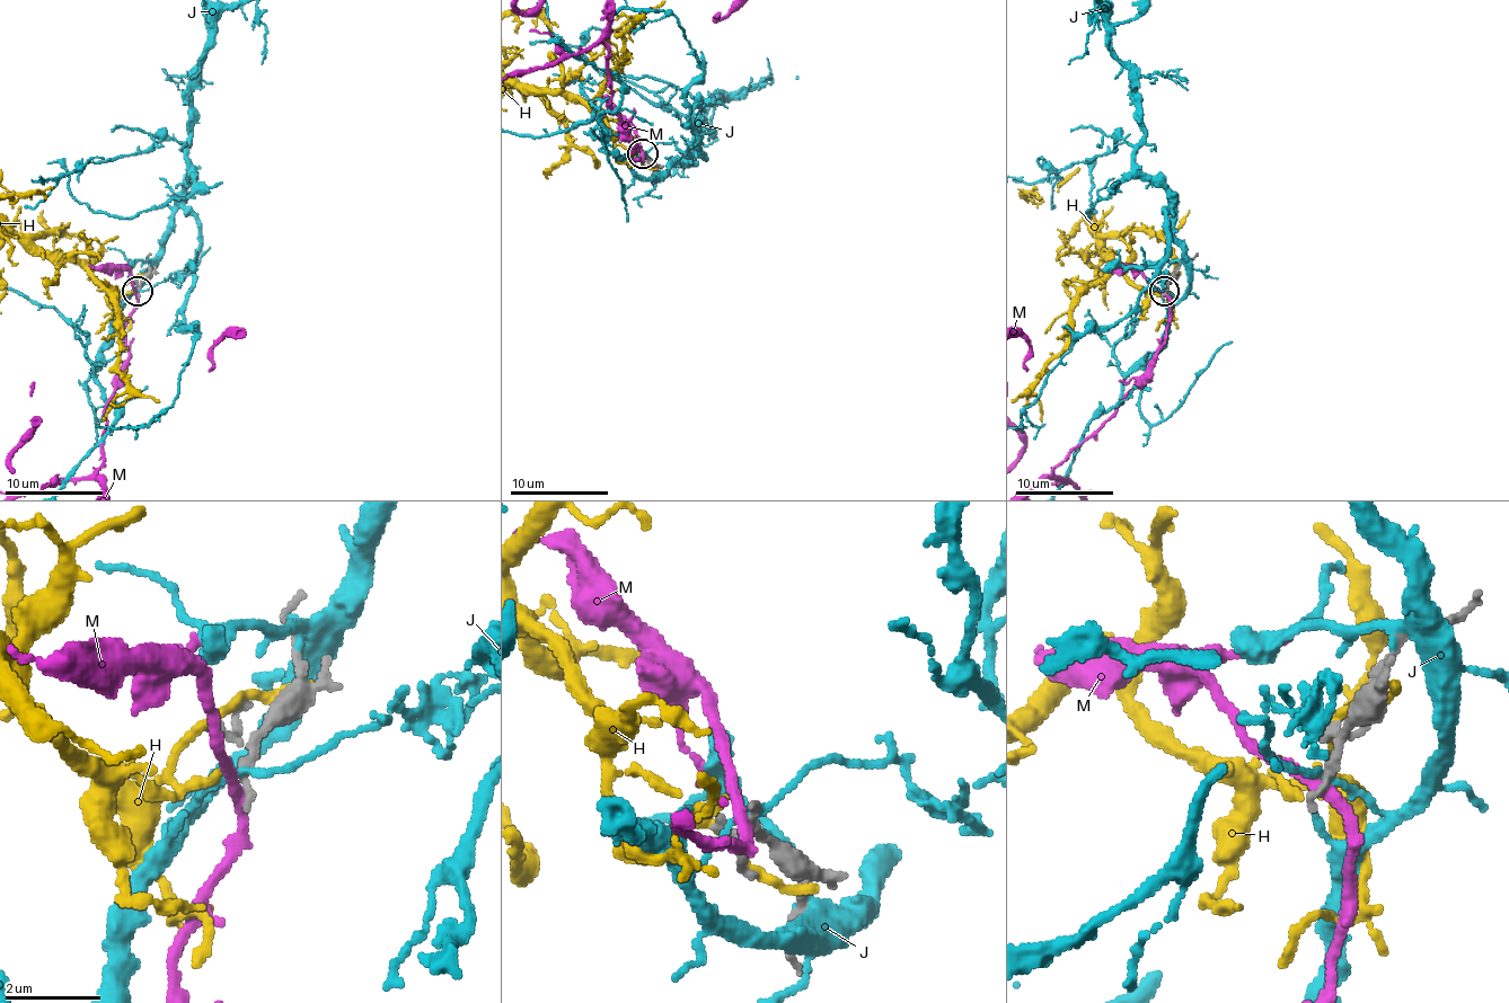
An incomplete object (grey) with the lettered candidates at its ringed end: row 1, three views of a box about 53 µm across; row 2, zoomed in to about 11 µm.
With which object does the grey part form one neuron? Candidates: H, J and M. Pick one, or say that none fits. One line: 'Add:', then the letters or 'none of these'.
Add: none of these

